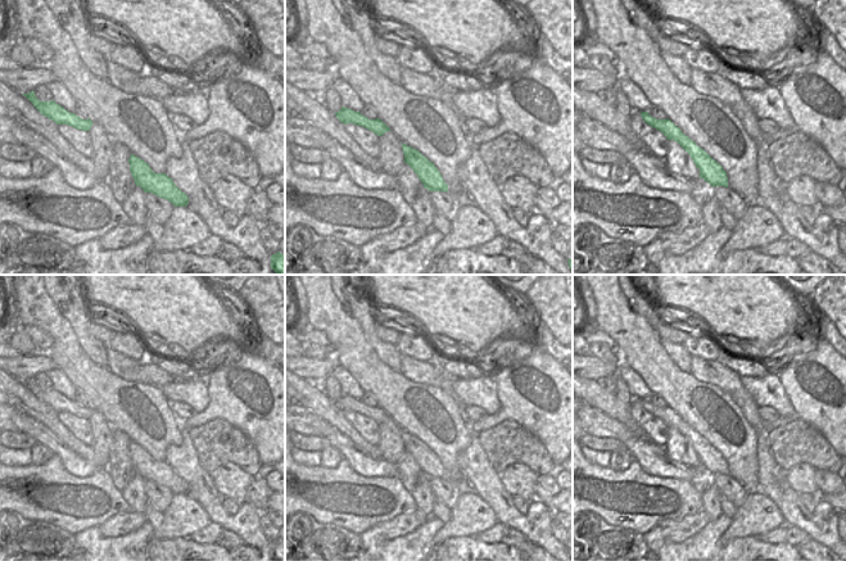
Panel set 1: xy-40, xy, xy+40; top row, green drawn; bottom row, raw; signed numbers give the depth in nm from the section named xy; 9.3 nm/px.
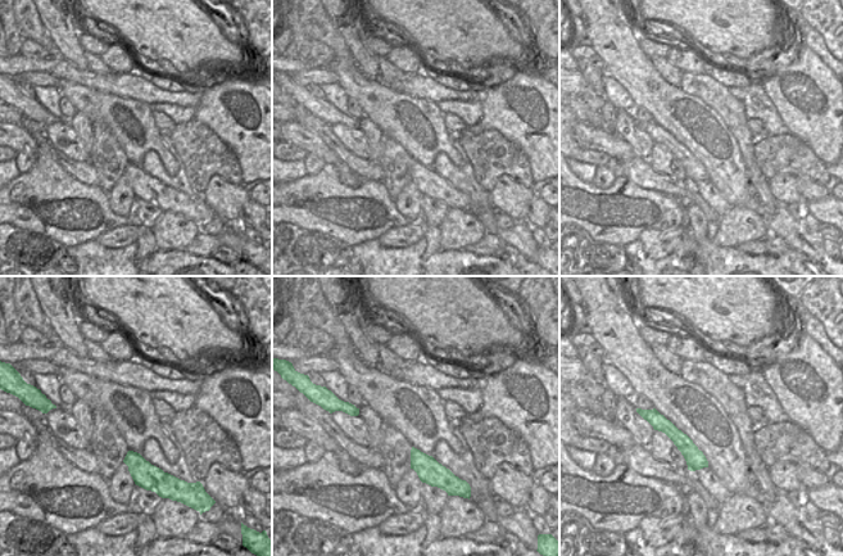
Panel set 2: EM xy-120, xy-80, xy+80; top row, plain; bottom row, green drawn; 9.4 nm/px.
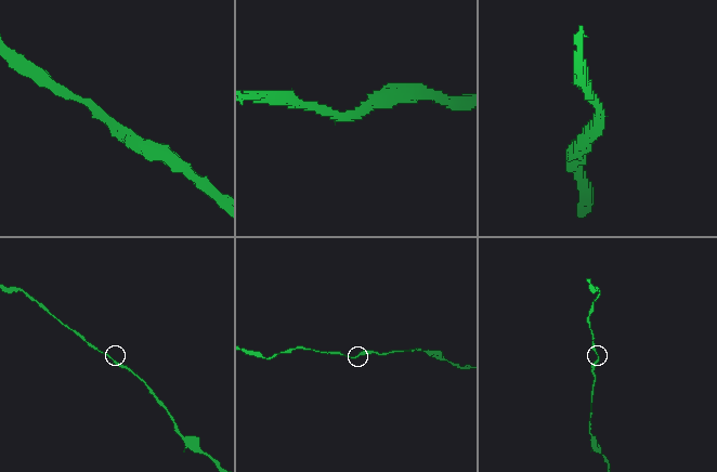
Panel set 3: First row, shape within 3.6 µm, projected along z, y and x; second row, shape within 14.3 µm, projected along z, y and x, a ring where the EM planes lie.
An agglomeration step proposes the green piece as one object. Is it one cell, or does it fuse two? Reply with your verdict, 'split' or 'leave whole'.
leave whole

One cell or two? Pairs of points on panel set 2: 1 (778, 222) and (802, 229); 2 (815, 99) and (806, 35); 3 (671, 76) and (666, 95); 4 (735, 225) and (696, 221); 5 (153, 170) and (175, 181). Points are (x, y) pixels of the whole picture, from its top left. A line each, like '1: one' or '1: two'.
1: one
2: two
3: two
4: two
5: one

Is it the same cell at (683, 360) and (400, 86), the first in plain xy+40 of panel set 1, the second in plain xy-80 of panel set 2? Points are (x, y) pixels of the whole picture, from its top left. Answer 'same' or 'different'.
different

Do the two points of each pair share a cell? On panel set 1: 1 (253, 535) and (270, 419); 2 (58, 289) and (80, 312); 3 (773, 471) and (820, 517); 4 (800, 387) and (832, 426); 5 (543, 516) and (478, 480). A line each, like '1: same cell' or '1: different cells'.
1: different cells
2: same cell
3: same cell
4: same cell
5: same cell

